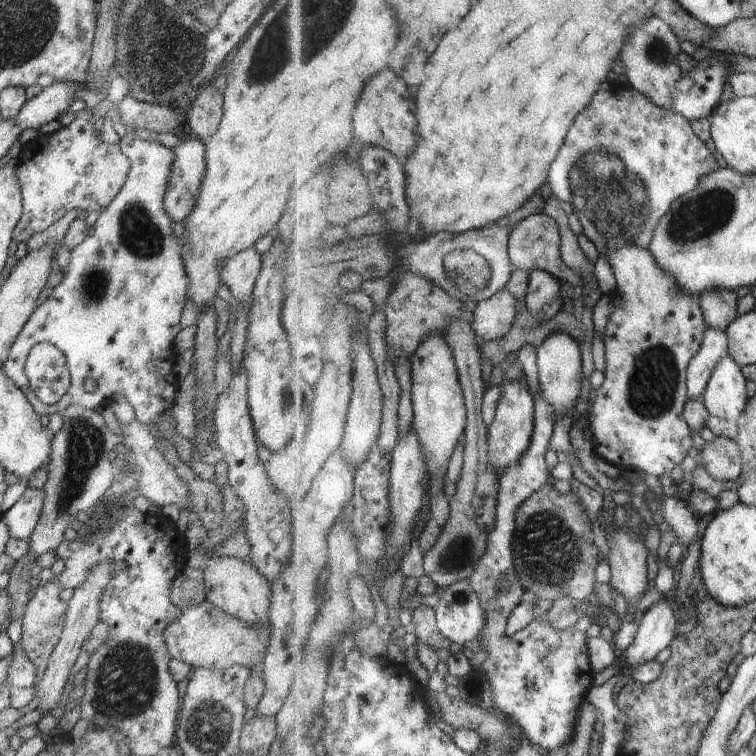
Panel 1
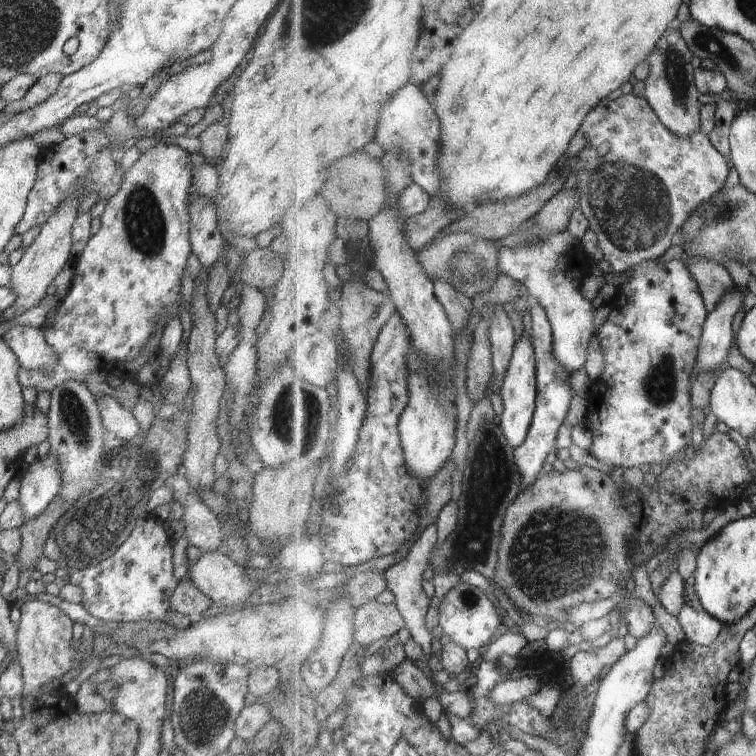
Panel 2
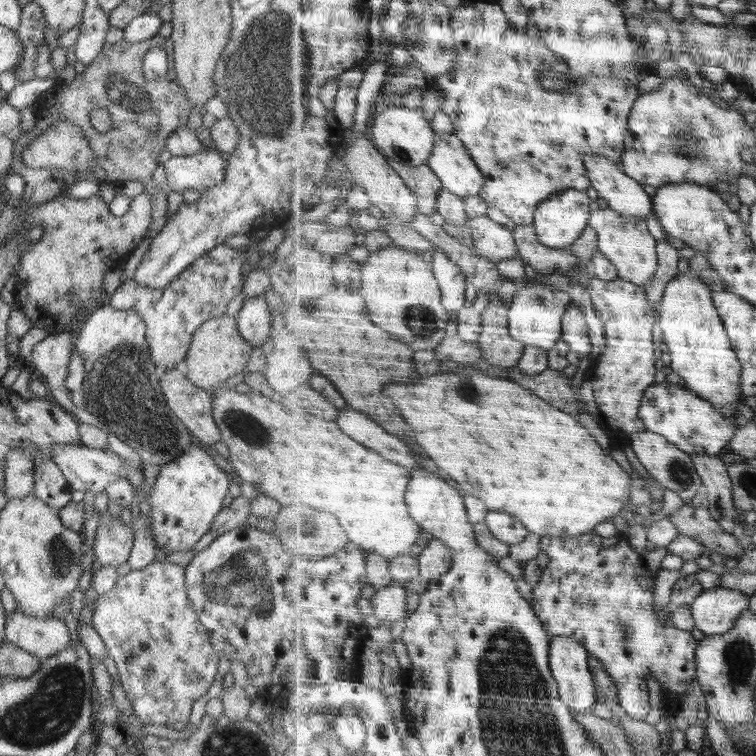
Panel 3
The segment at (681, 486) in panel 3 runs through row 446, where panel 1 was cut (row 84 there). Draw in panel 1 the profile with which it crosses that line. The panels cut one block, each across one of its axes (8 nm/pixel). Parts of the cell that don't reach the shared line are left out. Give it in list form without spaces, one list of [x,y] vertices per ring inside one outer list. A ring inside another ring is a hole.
[[[658,15],[639,27],[631,29],[633,35],[624,47],[622,60],[634,88],[643,92],[654,104],[669,111],[675,110],[675,92],[684,72],[679,56],[682,54],[681,39],[674,29]]]

